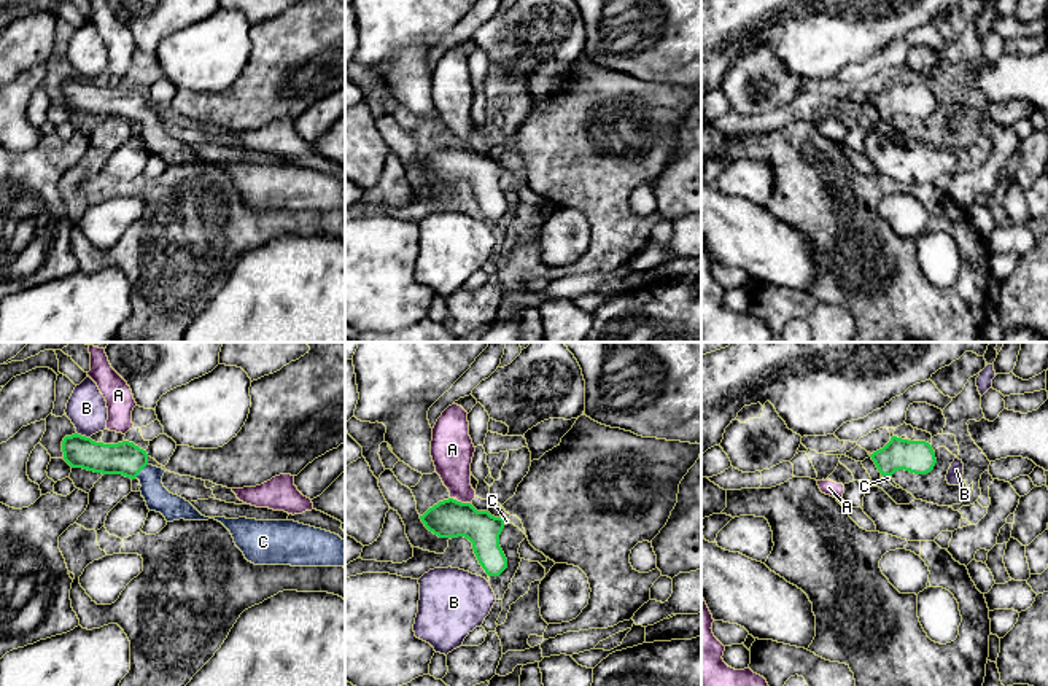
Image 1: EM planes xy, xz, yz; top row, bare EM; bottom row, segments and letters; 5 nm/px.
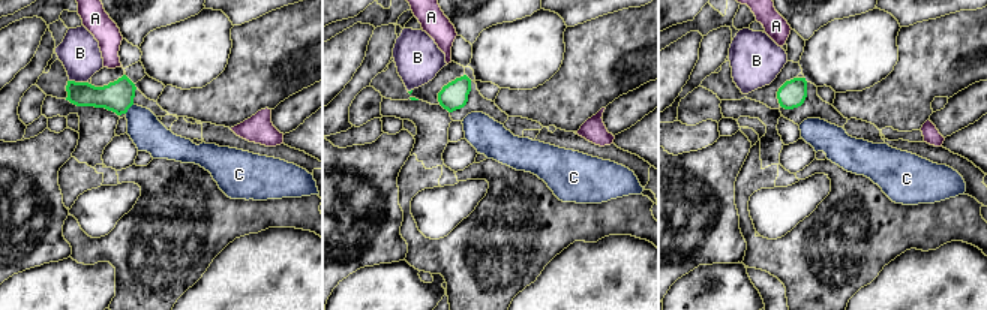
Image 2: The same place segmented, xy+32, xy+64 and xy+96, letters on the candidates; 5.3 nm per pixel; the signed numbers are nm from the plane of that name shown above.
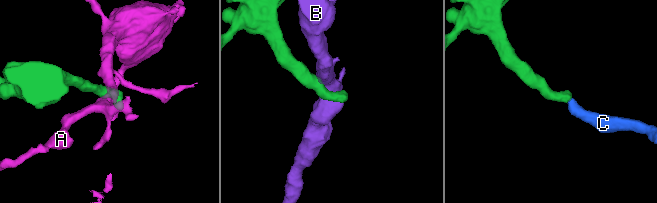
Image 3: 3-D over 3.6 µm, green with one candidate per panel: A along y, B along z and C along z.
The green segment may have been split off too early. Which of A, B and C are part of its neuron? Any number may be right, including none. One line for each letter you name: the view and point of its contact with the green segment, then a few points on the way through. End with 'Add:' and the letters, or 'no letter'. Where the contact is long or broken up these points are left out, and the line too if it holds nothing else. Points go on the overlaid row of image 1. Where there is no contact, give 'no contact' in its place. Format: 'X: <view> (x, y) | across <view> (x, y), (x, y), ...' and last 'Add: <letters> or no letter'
C: xy (142, 468) | across xy (126, 459), (142, 468), (158, 498)
Add: C

